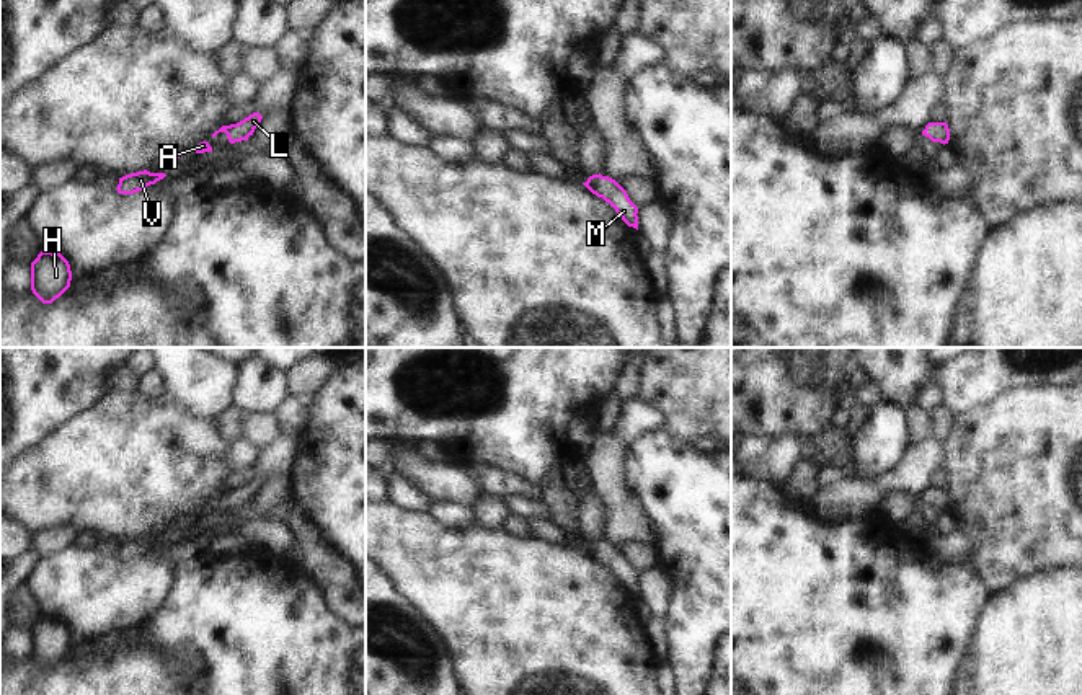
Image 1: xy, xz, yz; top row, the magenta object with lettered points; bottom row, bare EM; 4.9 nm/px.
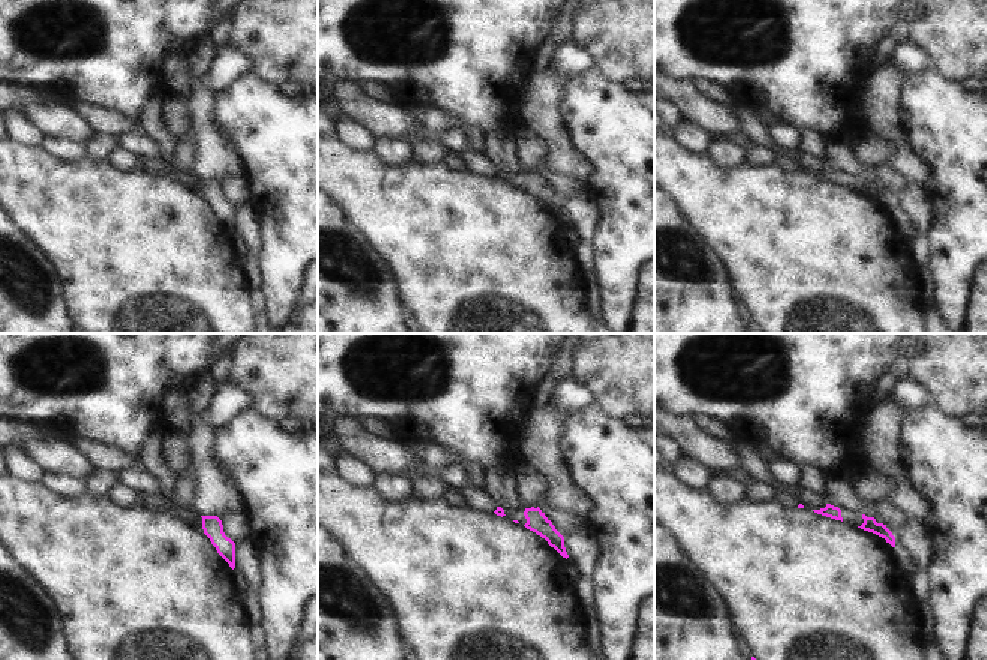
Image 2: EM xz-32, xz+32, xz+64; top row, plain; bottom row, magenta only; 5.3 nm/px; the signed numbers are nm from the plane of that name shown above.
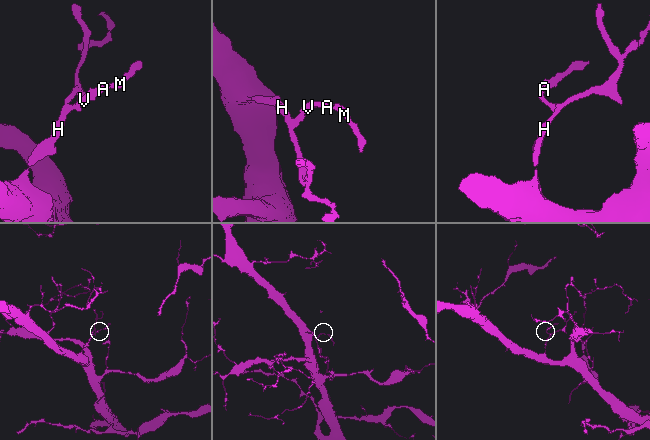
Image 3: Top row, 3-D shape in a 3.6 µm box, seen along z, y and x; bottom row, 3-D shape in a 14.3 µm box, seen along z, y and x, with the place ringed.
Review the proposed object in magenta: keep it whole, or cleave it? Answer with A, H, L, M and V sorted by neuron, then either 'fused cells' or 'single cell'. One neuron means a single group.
A H L M V; single cell

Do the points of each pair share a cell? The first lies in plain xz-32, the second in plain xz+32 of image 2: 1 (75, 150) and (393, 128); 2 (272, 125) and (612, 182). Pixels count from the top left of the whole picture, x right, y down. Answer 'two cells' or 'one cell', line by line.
1: two cells
2: one cell

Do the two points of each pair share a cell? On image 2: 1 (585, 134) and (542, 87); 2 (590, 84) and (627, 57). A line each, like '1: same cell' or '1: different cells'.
1: different cells
2: different cells

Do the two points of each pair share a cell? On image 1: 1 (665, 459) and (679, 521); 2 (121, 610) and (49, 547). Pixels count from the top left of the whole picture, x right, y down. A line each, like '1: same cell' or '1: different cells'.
1: same cell
2: different cells

